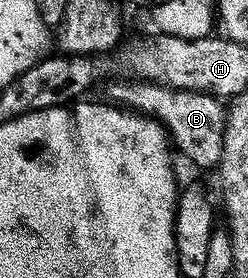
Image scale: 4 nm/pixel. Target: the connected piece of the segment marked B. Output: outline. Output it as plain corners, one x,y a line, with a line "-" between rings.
115,81
106,87
107,94
111,97
108,99
114,105
163,123
174,149
178,153
180,150
189,161
196,162
201,169
214,171
218,167
223,158
227,127
227,110
220,99
212,94
195,94
191,90
169,90
166,86
156,86
153,82

